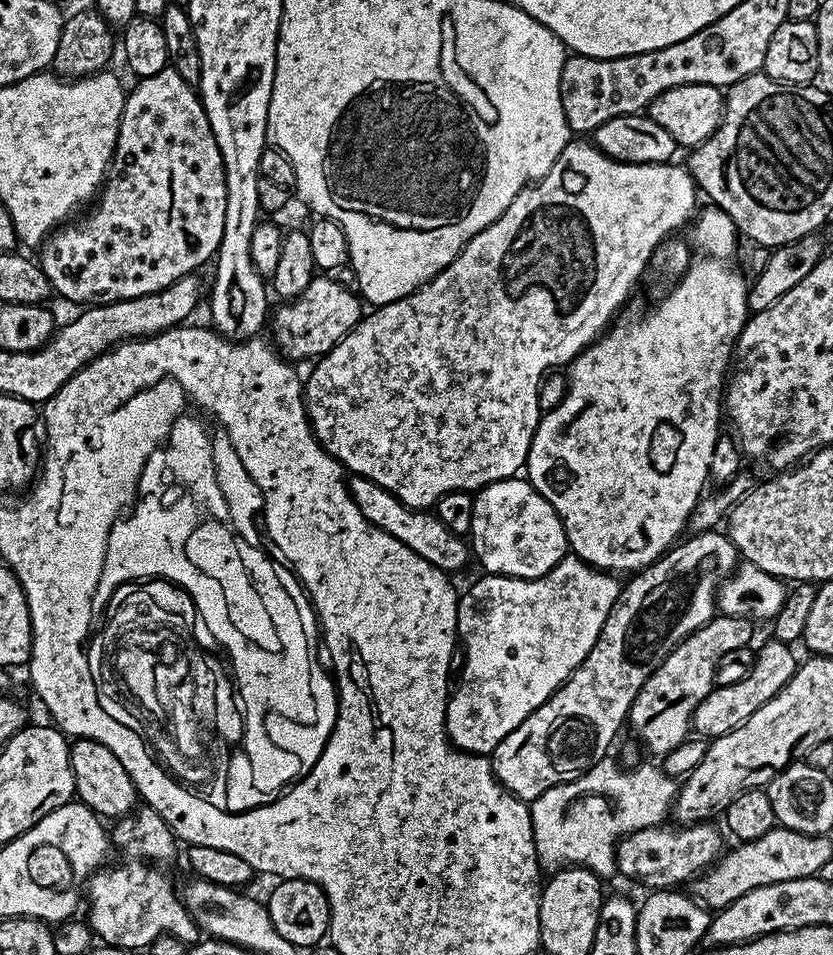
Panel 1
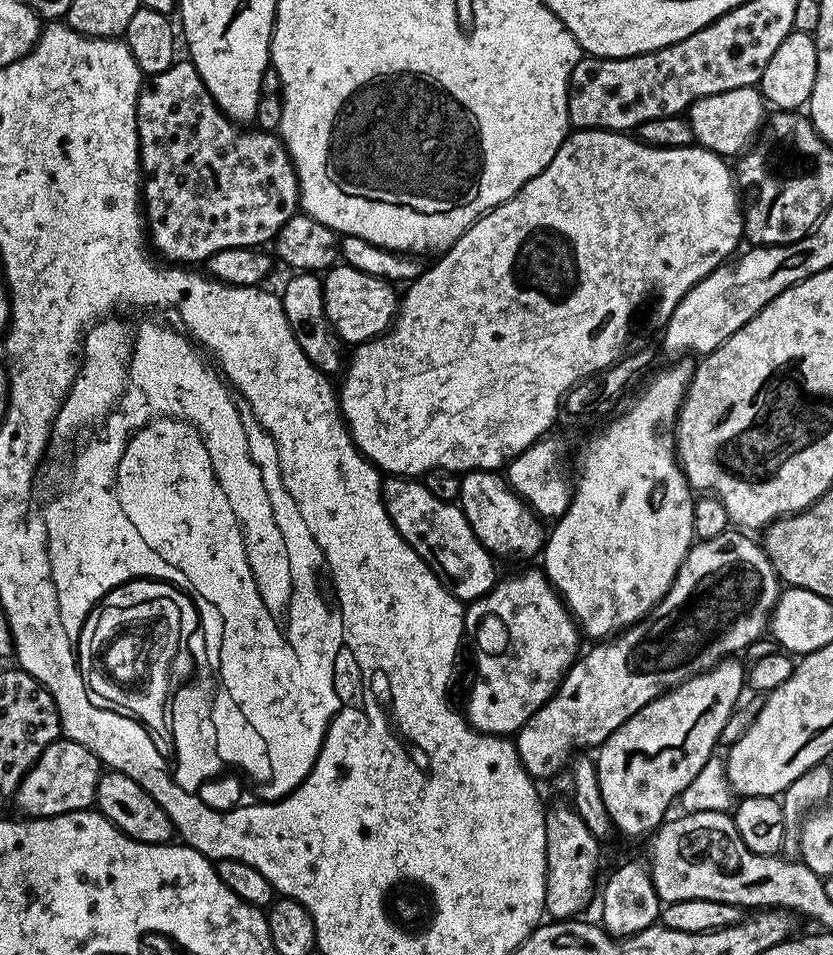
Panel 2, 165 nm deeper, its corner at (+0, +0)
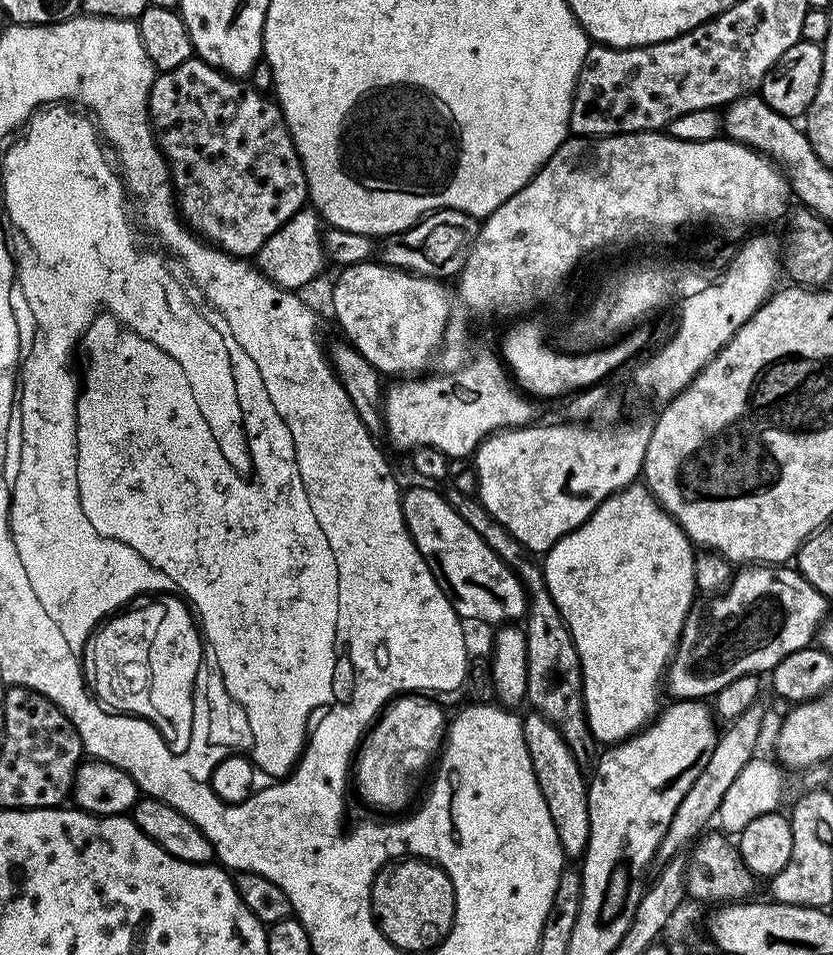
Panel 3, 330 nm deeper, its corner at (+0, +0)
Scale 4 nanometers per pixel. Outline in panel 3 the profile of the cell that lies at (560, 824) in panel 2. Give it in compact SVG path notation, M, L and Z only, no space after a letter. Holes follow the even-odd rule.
M532 710L529 713L529 716L523 717L524 737L534 774L538 778L538 790L542 790L542 798L546 798L546 810L550 810L550 818L554 818L554 830L558 830L558 842L565 857L583 857L590 838L589 781L574 754L570 754L570 746L566 746L559 730L539 712Z

